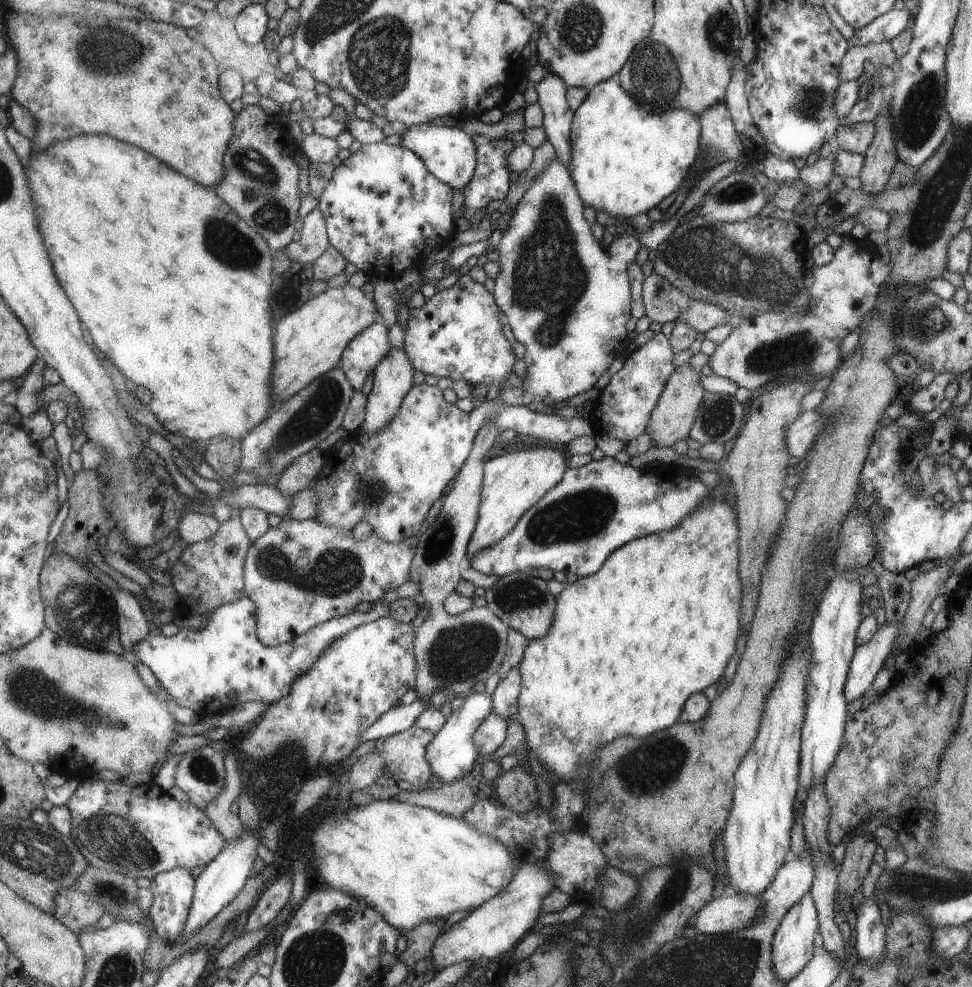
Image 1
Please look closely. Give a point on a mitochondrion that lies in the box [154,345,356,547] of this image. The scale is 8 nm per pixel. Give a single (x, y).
(322, 405)

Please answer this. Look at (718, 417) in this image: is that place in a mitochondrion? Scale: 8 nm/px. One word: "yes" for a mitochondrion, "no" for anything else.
yes

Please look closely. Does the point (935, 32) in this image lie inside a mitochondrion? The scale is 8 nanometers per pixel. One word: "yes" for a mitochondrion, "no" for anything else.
no

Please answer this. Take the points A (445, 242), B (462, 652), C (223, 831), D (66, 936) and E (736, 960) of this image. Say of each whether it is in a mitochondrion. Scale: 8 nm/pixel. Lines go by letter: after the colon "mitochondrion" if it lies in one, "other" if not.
A: other
B: mitochondrion
C: other
D: other
E: mitochondrion

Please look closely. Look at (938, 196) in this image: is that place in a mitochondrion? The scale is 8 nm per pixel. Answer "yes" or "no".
yes

